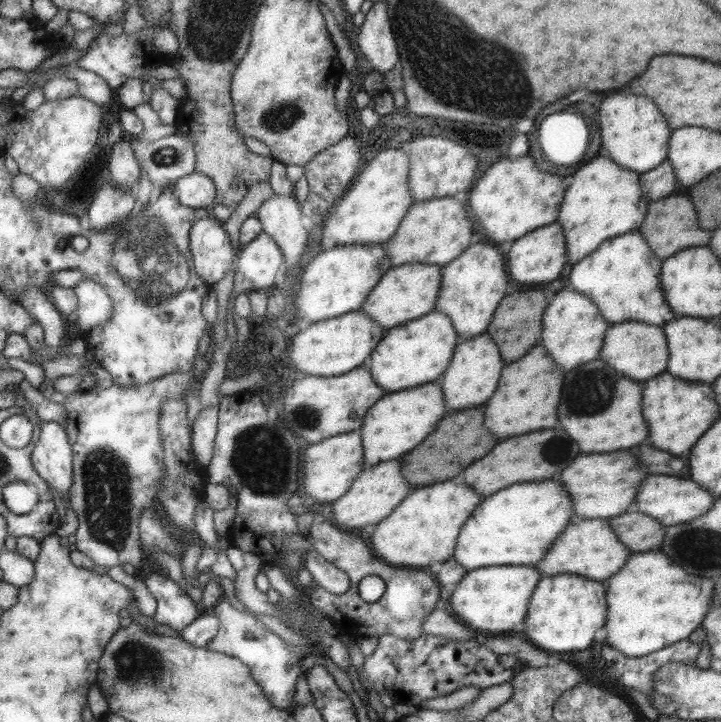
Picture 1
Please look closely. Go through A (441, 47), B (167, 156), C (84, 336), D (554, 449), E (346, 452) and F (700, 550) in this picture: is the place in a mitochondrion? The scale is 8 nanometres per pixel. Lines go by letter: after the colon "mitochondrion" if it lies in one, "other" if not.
A: mitochondrion
B: mitochondrion
C: other
D: mitochondrion
E: other
F: mitochondrion

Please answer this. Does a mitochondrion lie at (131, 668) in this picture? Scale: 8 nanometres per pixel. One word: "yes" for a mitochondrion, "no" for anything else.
yes

